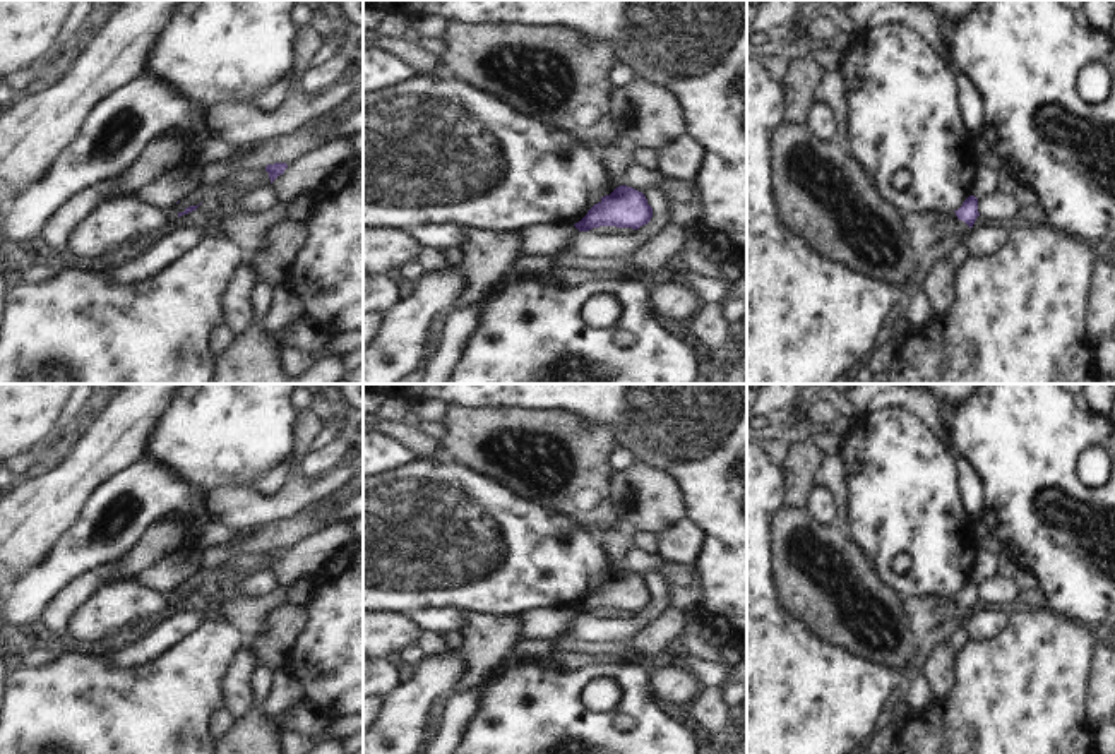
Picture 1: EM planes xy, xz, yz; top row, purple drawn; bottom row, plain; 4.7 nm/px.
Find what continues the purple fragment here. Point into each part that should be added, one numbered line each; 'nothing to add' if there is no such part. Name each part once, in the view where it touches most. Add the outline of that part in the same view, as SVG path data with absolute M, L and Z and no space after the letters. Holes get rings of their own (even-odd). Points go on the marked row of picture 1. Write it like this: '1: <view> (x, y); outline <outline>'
nothing to add

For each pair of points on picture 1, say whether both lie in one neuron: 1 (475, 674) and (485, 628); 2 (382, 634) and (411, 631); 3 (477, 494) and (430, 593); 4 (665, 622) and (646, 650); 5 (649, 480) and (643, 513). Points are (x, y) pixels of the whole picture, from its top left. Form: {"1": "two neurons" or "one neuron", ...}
{"1": "one neuron", "2": "one neuron", "3": "one neuron", "4": "one neuron", "5": "one neuron"}

